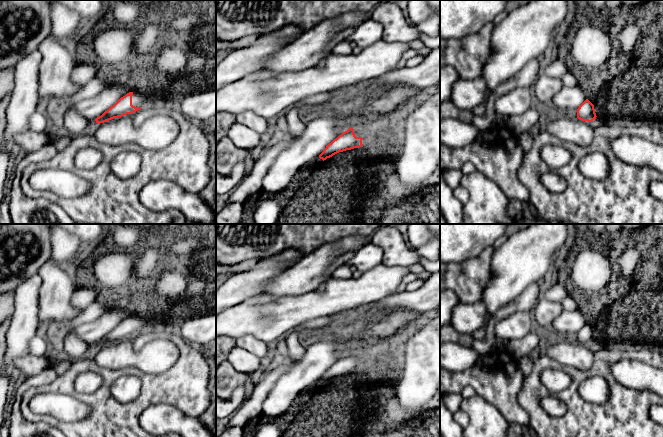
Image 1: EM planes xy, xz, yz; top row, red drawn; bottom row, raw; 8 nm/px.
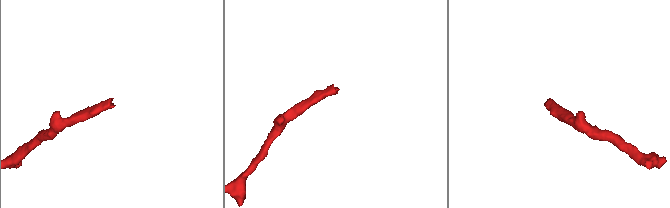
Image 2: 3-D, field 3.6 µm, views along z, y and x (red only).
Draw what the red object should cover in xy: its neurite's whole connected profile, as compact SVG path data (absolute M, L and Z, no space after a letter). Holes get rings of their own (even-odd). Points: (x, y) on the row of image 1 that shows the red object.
M129 92L121 97L113 106L105 111L101 116L95 119L96 123L104 123L114 118L122 117L127 114L141 110L146 104L158 98L158 94L152 96L139 93Z

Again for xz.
M354 127L349 128L329 143L319 155L319 158L324 161L339 152L361 147L367 140L369 132L370 130L366 131Z

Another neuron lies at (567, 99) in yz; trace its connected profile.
M579 85L573 87L563 86L553 97L551 107L561 114L569 114L577 110L587 99Z

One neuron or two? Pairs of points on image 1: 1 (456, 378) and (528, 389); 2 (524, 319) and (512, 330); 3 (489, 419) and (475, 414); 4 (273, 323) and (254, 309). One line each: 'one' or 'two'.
1: two
2: one
3: one
4: one

